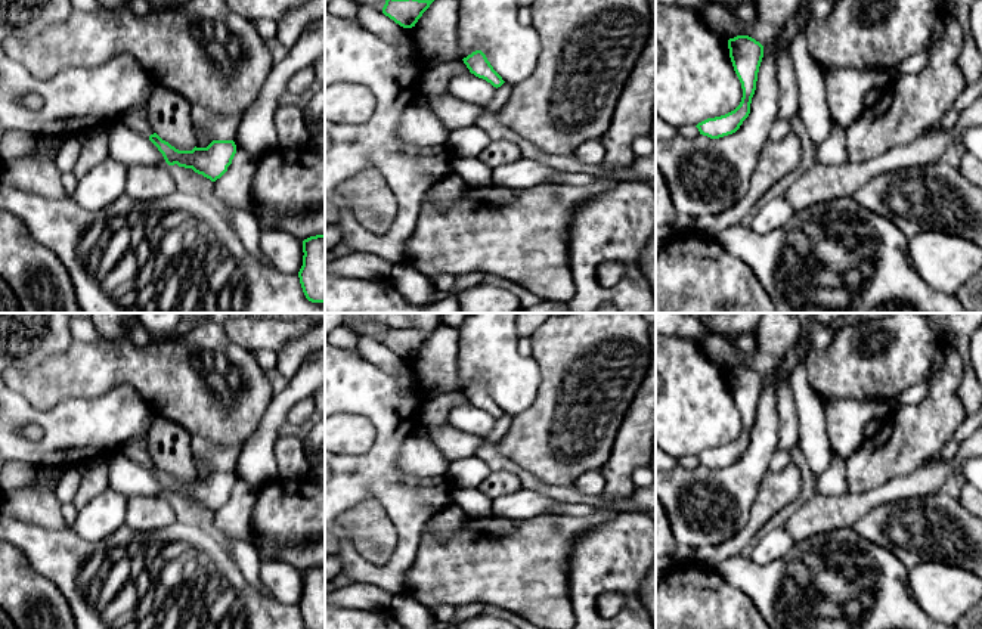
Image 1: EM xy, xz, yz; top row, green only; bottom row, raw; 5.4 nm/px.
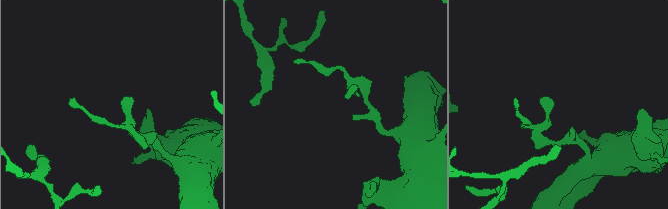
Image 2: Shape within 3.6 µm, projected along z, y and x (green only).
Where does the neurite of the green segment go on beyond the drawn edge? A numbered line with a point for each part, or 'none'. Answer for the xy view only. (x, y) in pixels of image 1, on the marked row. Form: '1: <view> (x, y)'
1: xy (138, 120)

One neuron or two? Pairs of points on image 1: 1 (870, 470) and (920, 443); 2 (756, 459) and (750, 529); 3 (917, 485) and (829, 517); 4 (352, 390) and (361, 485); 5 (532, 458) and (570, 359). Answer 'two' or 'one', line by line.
1: one
2: two
3: one
4: one
5: one

